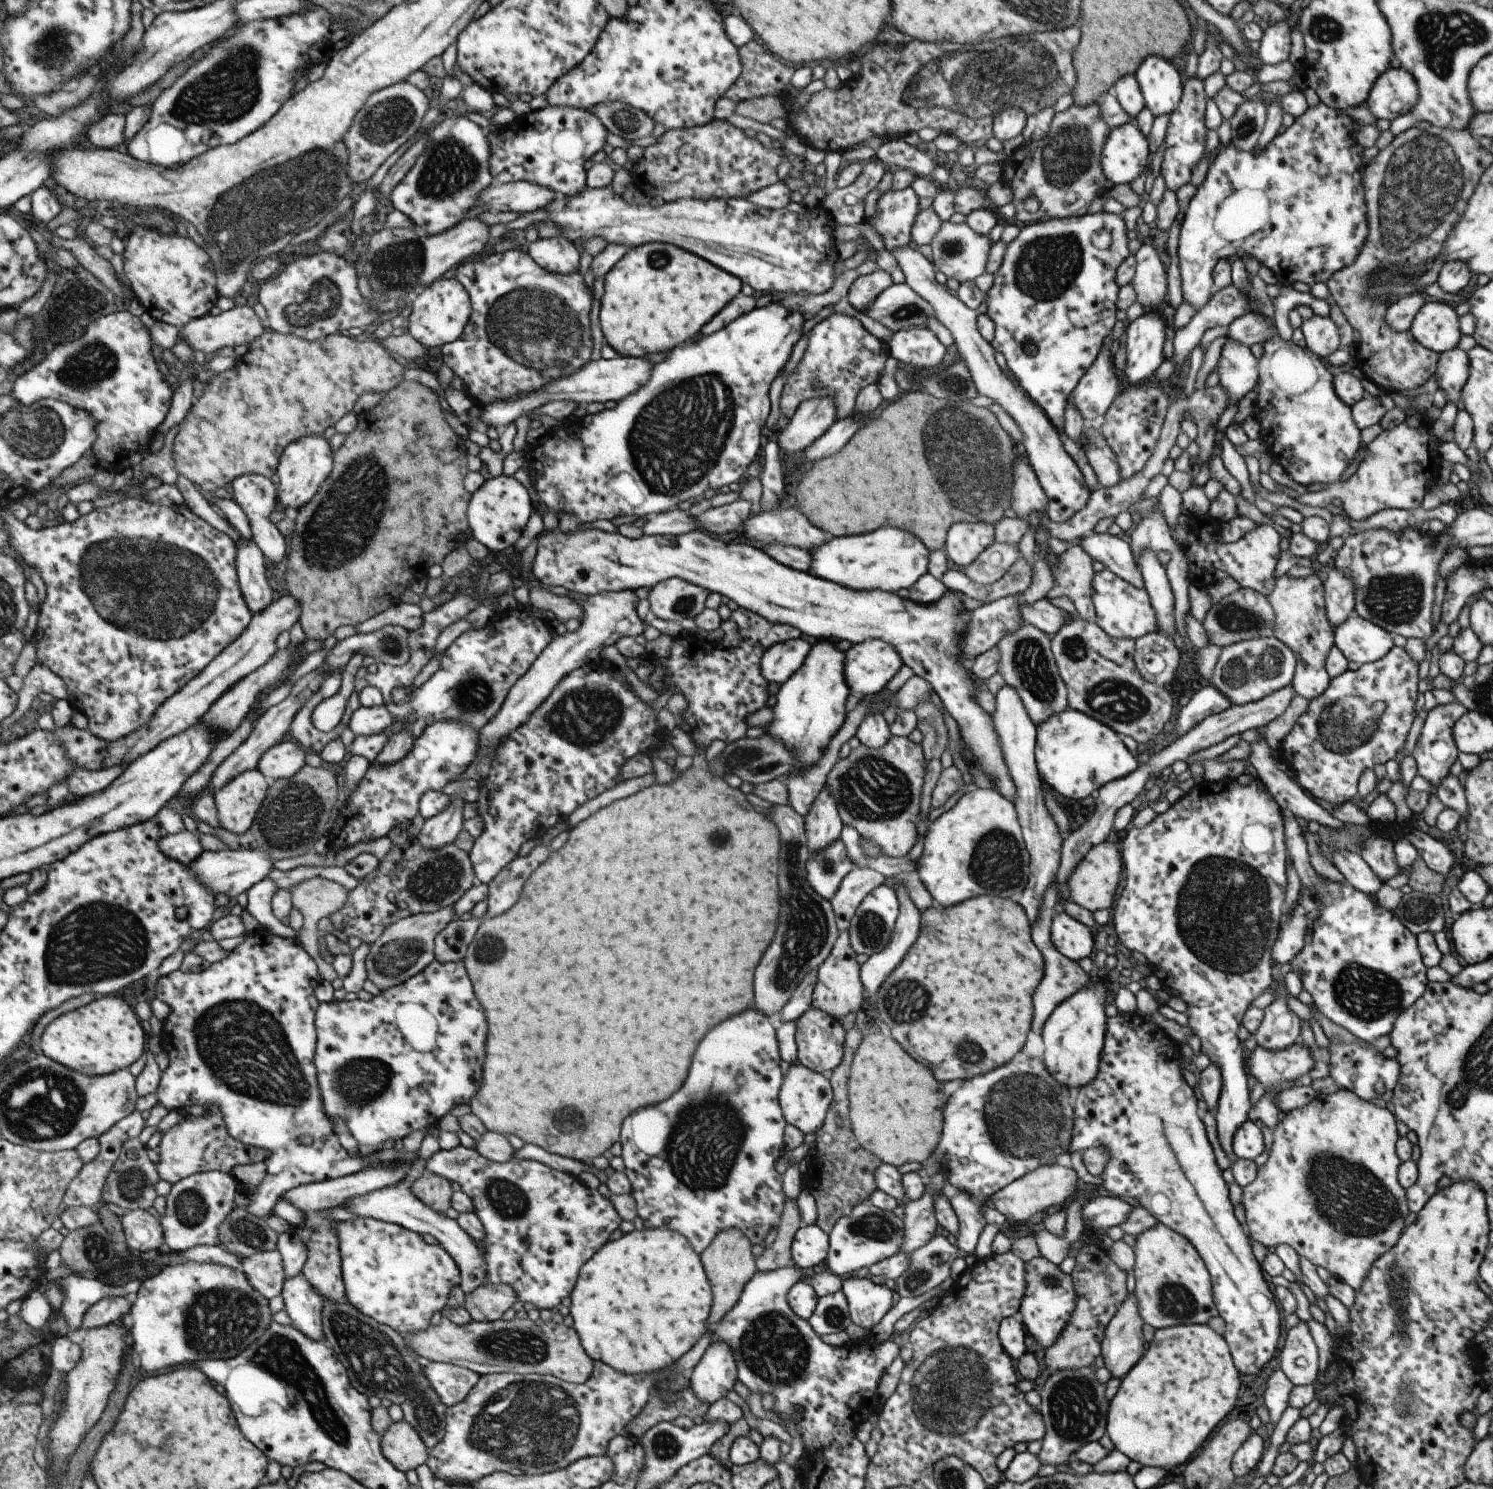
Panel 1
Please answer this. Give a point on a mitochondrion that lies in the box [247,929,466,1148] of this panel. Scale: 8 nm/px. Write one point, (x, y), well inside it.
(360, 1082)

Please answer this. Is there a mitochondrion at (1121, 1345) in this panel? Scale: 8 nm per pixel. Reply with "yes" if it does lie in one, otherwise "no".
no

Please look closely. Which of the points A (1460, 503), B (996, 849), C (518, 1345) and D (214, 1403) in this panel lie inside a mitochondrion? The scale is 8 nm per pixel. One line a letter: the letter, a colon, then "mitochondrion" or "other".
A: other
B: mitochondrion
C: mitochondrion
D: other

